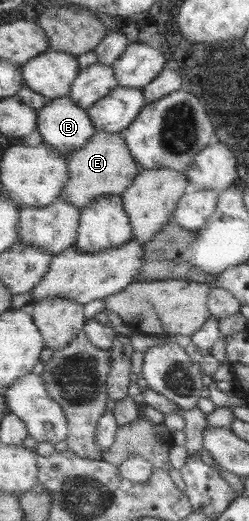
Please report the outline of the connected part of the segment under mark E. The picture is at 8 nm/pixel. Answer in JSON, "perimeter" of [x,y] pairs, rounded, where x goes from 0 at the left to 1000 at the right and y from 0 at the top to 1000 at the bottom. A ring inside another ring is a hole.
{"perimeter":[[[394,251],[337,282],[301,288],[281,301],[281,342],[245,378],[289,395],[329,403],[378,392],[402,376],[486,376],[534,353],[566,328],[550,307],[522,292],[490,253]]]}

